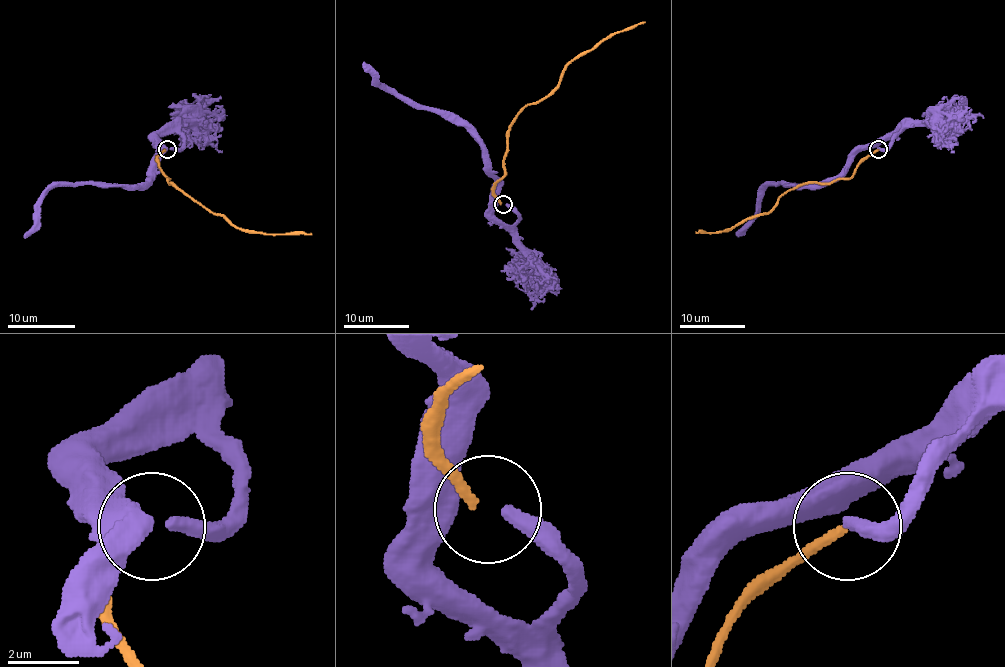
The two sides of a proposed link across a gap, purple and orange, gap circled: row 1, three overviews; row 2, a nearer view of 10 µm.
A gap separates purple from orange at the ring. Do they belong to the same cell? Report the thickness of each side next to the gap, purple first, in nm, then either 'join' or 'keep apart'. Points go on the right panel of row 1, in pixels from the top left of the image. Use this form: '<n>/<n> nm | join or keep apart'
360/280 nm | keep apart

